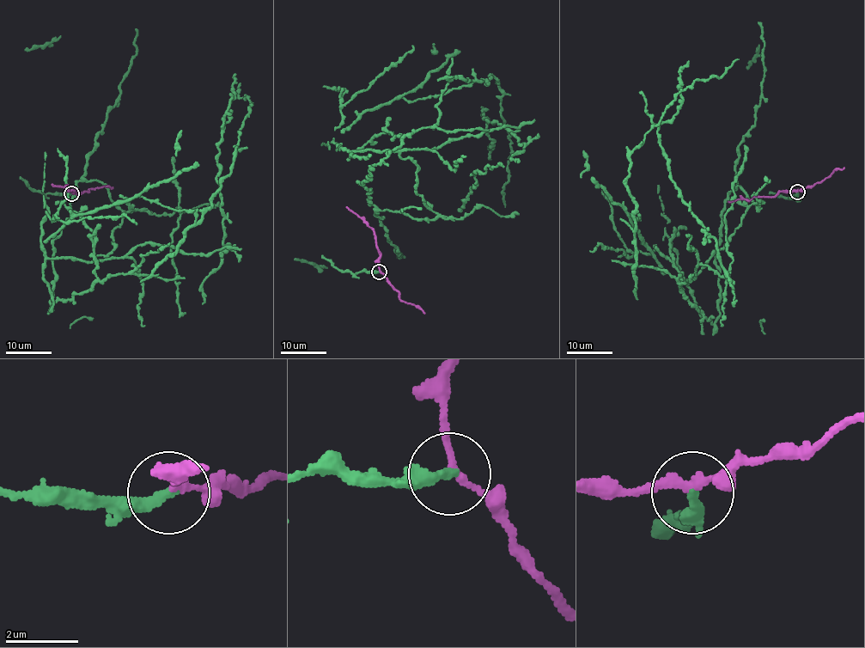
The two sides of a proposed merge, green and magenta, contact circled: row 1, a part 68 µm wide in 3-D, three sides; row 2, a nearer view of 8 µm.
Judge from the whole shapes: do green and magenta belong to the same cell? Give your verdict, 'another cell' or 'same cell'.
another cell

